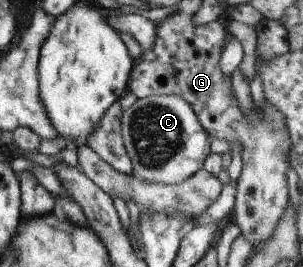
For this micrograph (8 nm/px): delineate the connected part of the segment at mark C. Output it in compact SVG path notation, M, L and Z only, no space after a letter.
M149 95L135 100L122 111L121 136L123 146L131 162L131 175L137 180L161 184L181 184L202 168L205 157L210 153L209 138L194 115L191 106L179 96Z

